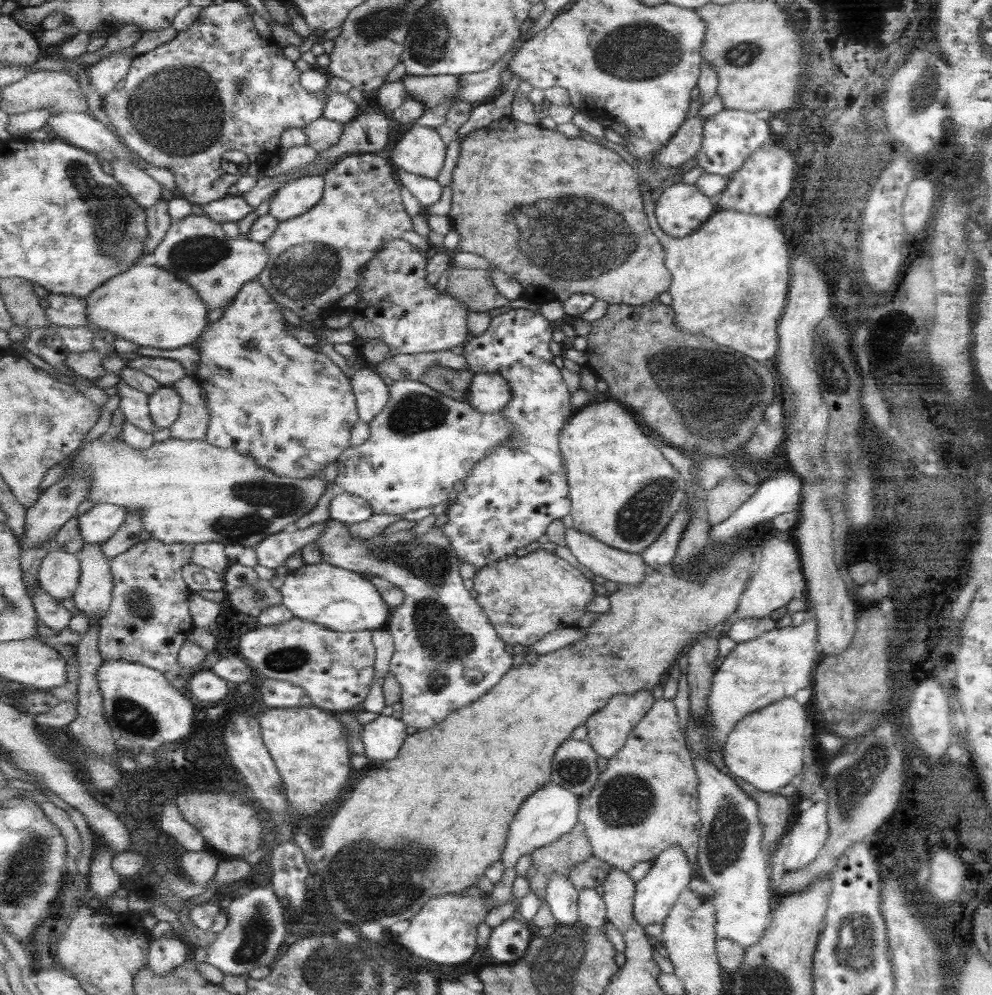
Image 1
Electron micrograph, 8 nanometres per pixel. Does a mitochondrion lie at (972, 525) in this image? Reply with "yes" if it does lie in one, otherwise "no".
no

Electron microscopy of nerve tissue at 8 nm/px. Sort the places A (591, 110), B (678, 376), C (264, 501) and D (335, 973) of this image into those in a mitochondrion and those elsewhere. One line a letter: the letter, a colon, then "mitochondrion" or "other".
A: other
B: mitochondrion
C: mitochondrion
D: mitochondrion

